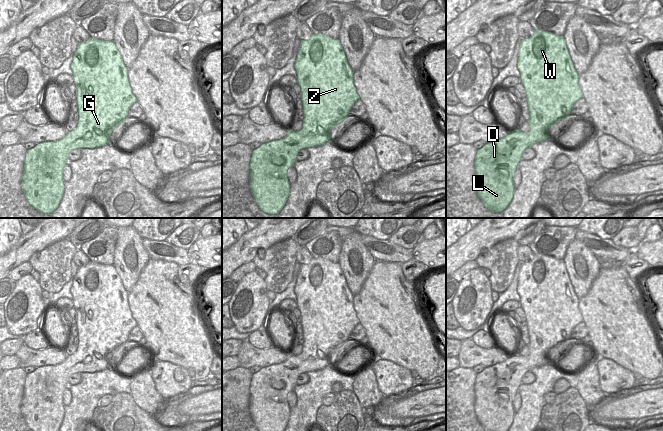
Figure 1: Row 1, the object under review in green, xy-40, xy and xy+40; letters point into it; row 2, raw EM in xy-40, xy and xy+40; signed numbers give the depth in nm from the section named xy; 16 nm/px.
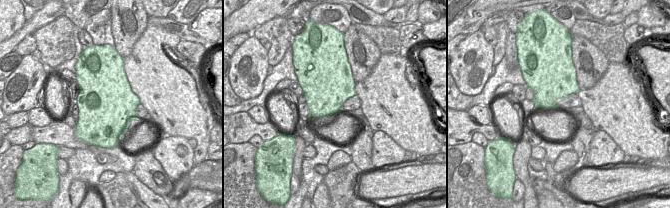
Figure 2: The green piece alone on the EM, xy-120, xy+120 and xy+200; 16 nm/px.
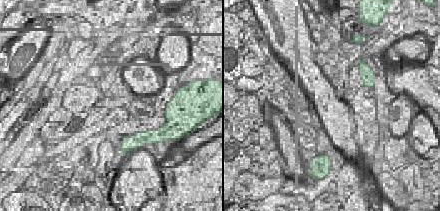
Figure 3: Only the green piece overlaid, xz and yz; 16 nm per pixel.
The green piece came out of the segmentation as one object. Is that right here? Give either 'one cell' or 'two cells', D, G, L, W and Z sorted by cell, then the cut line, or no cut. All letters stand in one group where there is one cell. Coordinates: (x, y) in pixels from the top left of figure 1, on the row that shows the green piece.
one cell; groups D G L W Z; cut none

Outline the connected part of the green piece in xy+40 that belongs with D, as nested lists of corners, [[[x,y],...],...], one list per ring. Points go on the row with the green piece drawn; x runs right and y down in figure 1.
[[[534,30],[530,38],[524,39],[519,48],[517,69],[525,88],[530,119],[529,130],[521,132],[517,128],[502,139],[486,143],[475,156],[474,186],[484,207],[494,213],[502,213],[511,203],[514,194],[513,176],[522,160],[525,149],[549,138],[548,130],[559,121],[570,117],[572,106],[583,94],[578,84],[579,75],[564,36],[552,32]]]

